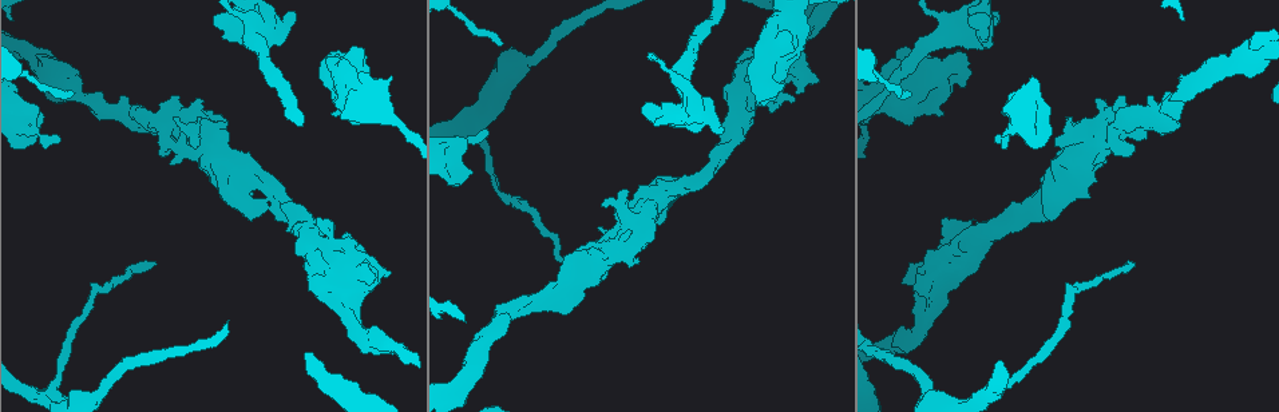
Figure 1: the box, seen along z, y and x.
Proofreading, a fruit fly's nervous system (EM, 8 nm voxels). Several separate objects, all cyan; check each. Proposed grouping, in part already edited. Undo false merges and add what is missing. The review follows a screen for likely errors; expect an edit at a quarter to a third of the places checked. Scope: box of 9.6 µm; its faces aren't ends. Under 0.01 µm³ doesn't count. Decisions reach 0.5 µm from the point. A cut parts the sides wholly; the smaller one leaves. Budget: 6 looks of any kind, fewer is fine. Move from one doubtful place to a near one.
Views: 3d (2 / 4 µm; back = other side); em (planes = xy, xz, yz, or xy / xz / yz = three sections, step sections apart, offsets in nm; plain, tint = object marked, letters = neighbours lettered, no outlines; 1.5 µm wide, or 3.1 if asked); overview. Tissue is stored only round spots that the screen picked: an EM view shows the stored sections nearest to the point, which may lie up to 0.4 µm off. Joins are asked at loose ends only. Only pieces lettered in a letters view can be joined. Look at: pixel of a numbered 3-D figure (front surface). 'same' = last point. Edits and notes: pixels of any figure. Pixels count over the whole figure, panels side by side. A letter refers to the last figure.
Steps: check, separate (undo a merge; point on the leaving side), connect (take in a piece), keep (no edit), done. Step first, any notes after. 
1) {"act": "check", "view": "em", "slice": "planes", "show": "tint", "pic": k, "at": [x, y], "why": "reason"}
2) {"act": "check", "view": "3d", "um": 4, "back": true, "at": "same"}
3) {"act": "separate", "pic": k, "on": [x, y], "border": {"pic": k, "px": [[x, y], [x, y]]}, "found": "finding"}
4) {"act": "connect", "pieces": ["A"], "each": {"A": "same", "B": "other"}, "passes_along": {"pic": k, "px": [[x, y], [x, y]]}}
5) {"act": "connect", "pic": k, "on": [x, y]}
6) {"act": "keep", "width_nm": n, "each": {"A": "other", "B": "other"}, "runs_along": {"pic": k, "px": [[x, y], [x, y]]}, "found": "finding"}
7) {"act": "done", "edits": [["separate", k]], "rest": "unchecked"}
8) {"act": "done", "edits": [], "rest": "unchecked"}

{"act": "check", "view": "em", "slice": "xz", "step": 4, "show": "tint", "pic": 1, "at": [103, 292], "why": "narrows sharply"}

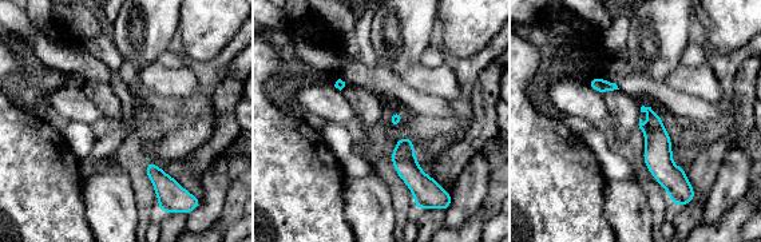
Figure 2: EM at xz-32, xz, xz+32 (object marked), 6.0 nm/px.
{"act": "check", "view": "em", "slice": "planes", "show": "letters", "at": "same"}

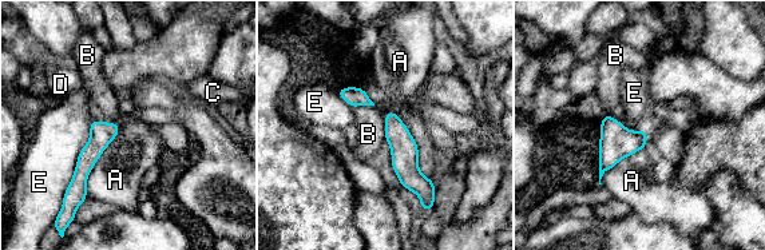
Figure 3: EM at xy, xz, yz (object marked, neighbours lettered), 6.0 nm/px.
{"act": "keep", "longest_contact_nm": ["E", 550], "each": {"A": "other", "B": "other", "C": "other", "D": "other", "E": "other"}, "found": "continuous, no second neuron"}

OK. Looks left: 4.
{"act": "check", "view": "3d", "um": 4, "pic": 1, "at": [927, 314], "why": "thick turns thin"}

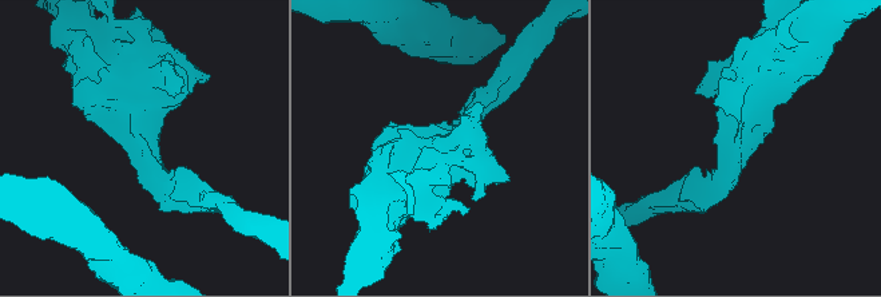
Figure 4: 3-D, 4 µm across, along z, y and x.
{"act": "check", "view": "em", "slice": "planes", "show": "tint", "pic": 4, "at": [145, 147], "why": "shape alone is not enough"}

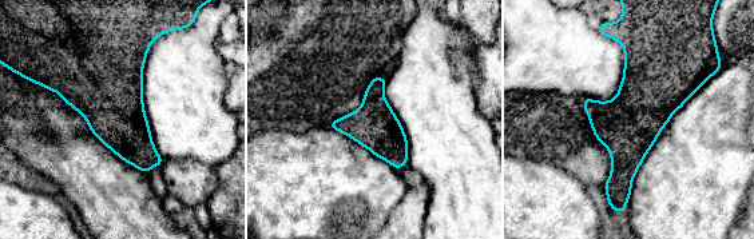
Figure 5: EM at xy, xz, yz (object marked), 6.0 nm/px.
{"act": "check", "view": "em", "slice": "planes", "show": "letters", "at": "same", "why": "see the neighbours"}

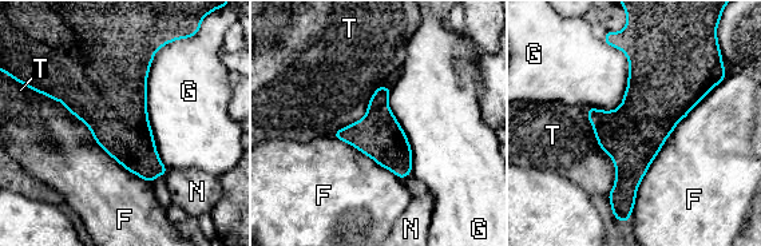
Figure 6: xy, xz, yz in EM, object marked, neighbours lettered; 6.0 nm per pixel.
{"act": "keep", "width_nm": 280, "each": {"F": "other", "G": "other", "N": "other", "T": "other"}, "border": {"pic": 6, "px": [[162, 46], [147, 119], [167, 170]]}, "found": "all the same neuron"}

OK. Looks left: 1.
{"act": "check", "view": "em", "slice": "planes", "show": "letters", "pic": 1, "at": [770, 109], "why": "free end"}

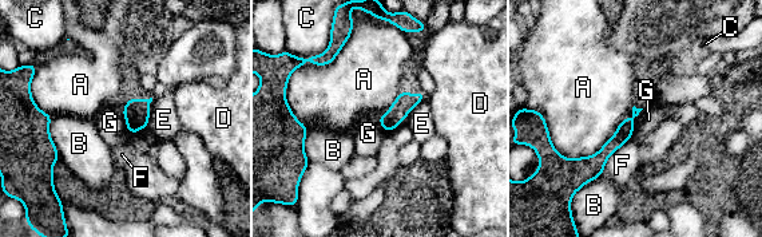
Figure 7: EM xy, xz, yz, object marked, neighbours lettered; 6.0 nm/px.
{"act": "keep", "each": {"A": "other", "B": "other", "C": "other", "D": "other", "E": "other", "F": "other", "G": "other"}, "border": {"pic": 7, "px": [[624, 117], [592, 154], [562, 155]]}, "found": "no lettered piece goes on from it"}

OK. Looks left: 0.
{"act": "done", "edits": [], "rest": "unchecked"}

